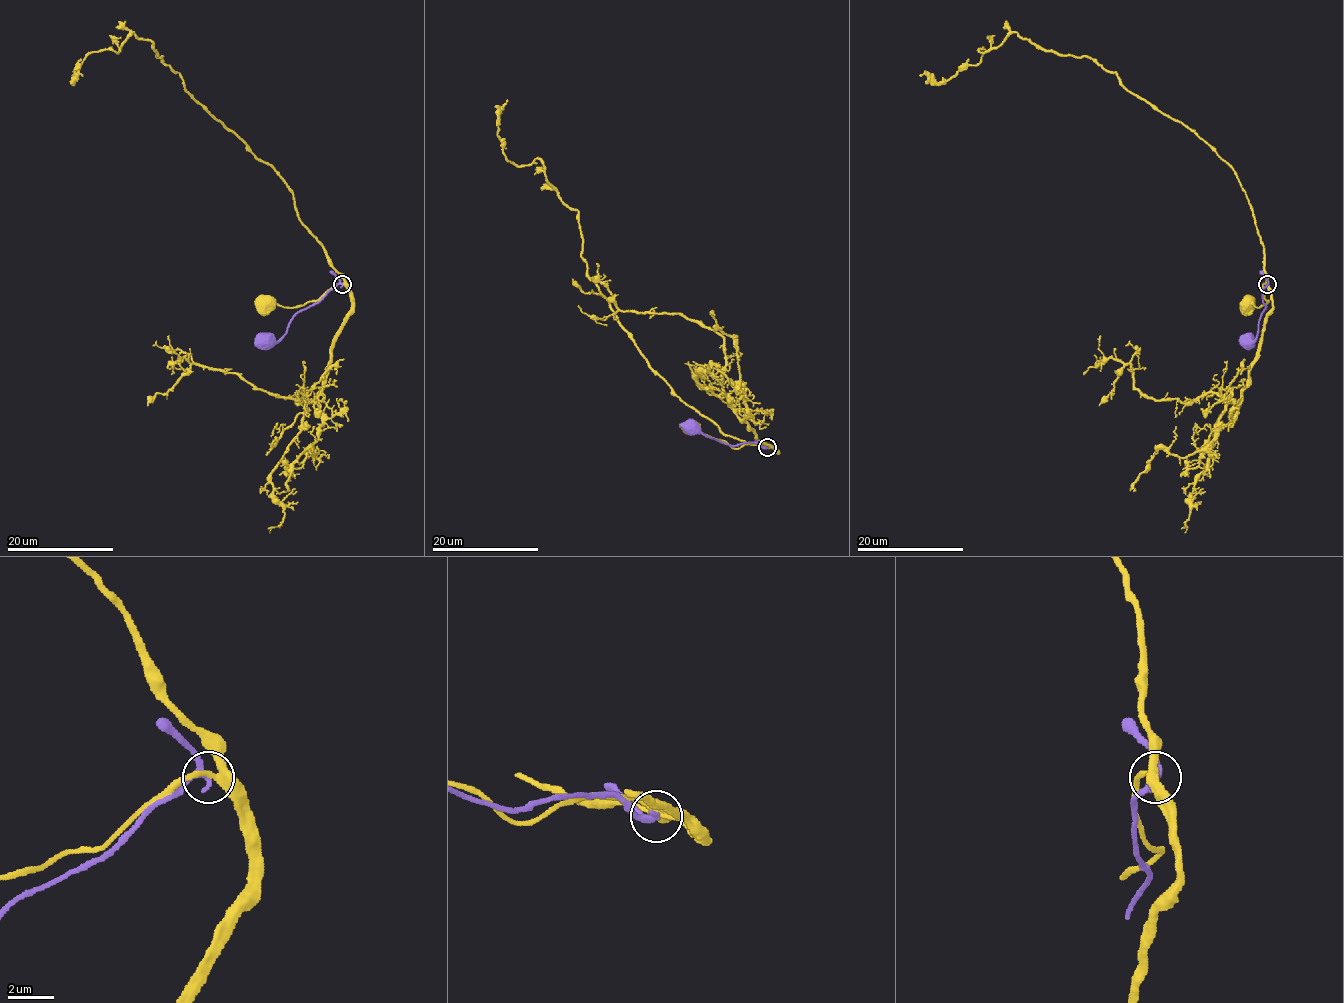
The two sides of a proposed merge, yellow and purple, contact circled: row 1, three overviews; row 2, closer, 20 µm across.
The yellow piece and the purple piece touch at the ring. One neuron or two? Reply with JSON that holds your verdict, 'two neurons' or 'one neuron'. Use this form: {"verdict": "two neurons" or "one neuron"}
{"verdict": "two neurons"}

